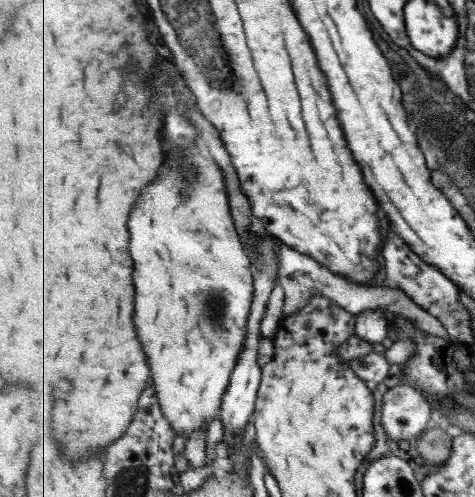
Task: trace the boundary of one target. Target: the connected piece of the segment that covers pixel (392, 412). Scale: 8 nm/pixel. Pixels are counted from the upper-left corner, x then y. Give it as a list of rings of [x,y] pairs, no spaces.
[[[392,382],[384,396],[382,416],[383,428],[387,430],[389,438],[405,444],[411,438],[419,436],[419,432],[427,430],[429,420],[431,420],[431,402],[423,396],[421,390],[407,384]]]

